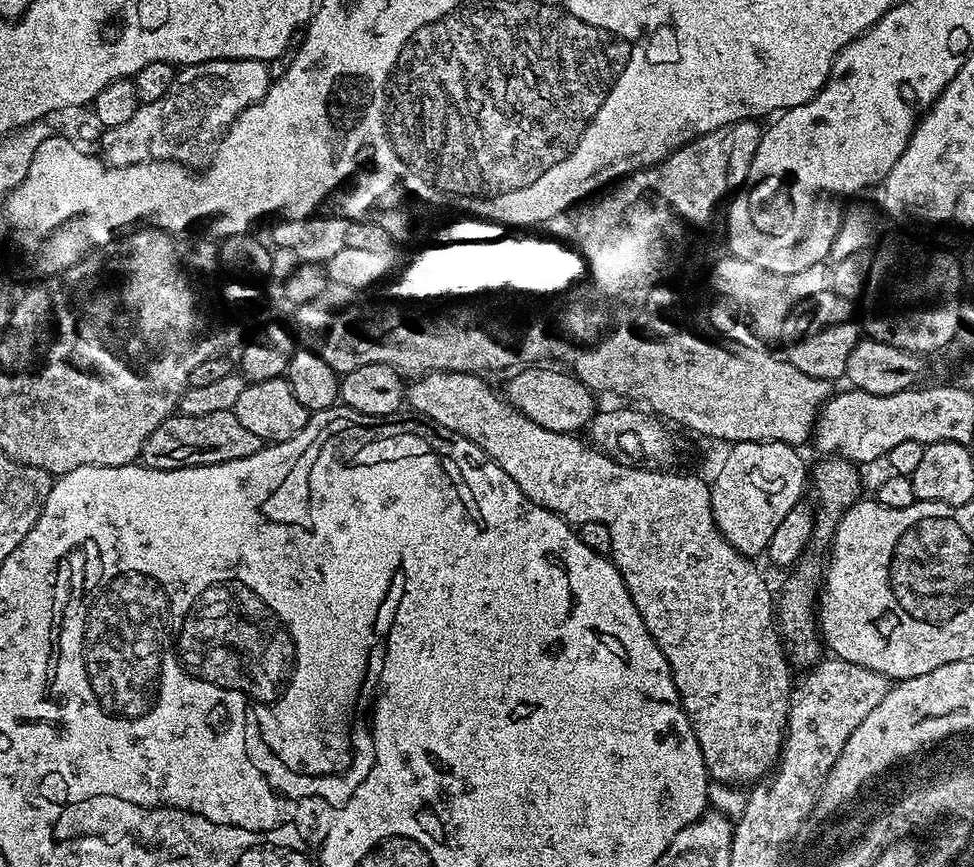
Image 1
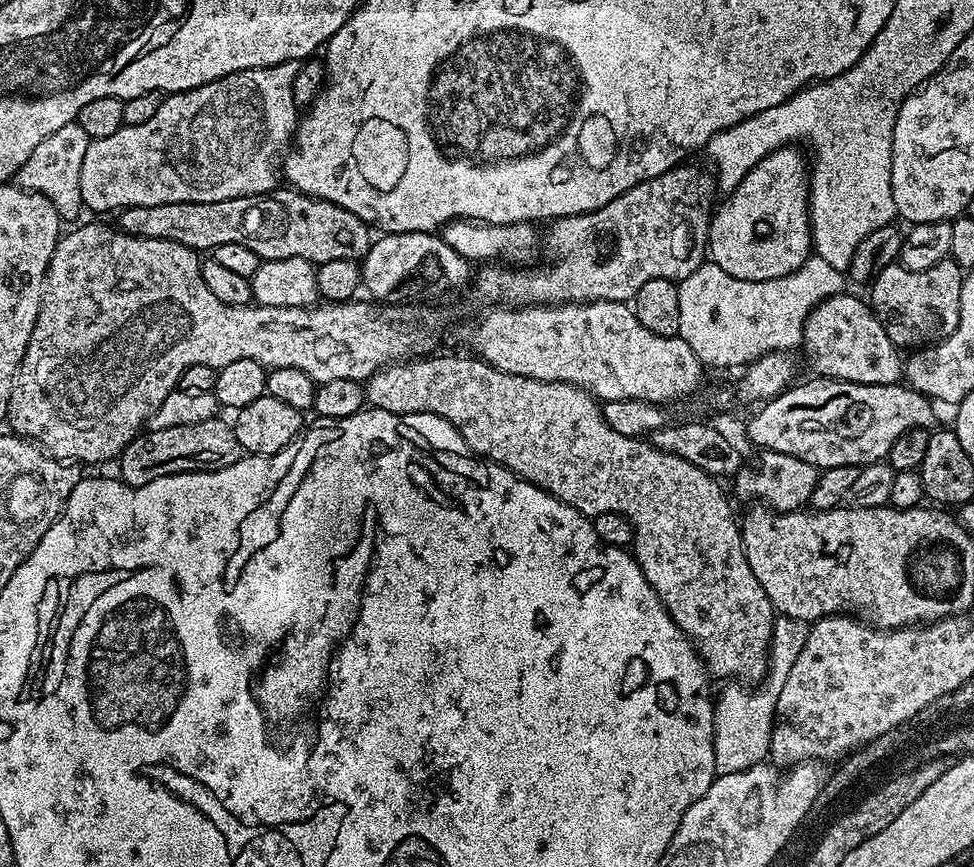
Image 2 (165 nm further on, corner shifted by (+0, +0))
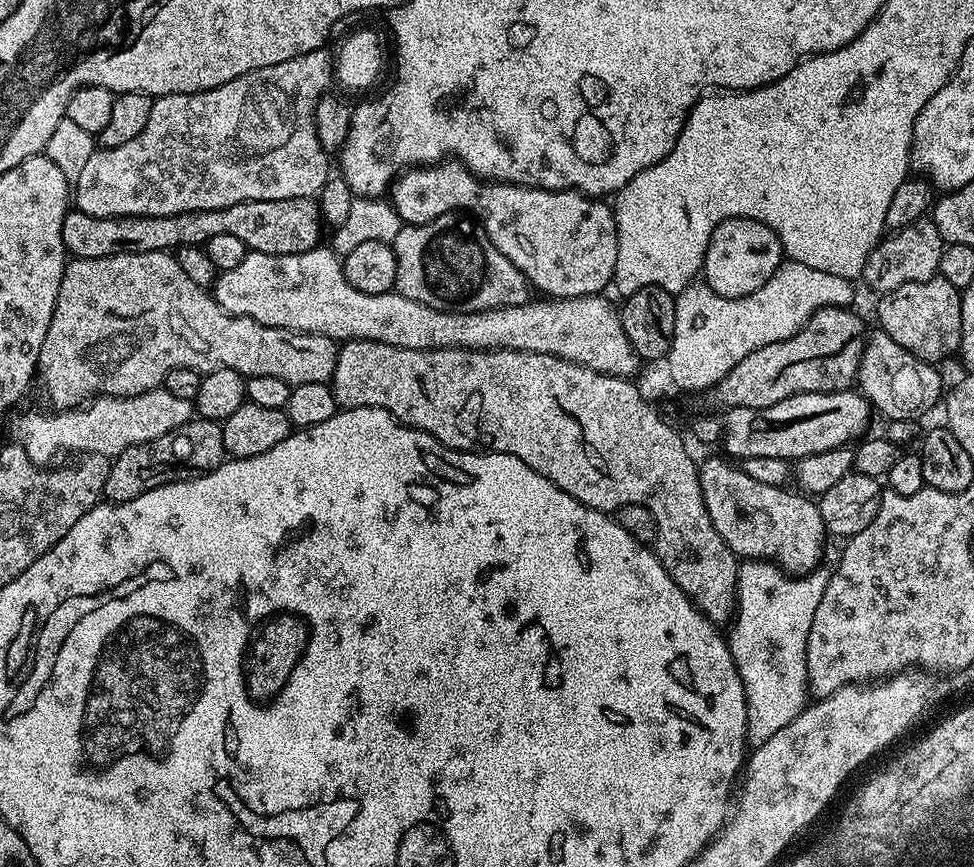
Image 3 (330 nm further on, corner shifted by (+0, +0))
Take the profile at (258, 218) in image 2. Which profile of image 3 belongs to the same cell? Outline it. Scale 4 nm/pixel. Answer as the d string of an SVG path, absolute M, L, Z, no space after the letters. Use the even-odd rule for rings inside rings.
M313 197L282 198L281 200L251 200L238 202L238 206L226 206L222 210L206 210L205 212L183 212L173 216L111 216L98 218L79 210L70 210L66 218L62 218L62 242L64 251L69 257L85 260L86 258L102 258L123 252L167 252L184 248L187 244L202 246L210 238L218 234L230 234L238 238L248 247L249 252L262 254L302 254L311 248L321 247L320 235L326 232L323 215L319 203Z

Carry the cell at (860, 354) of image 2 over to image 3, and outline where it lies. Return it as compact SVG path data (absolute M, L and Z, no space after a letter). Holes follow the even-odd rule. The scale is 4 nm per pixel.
M879 330L869 331L867 333L864 349L862 350L862 362L860 369L856 375L859 391L865 400L873 409L876 408L888 420L914 420L919 421L923 412L928 412L937 404L942 396L942 388L940 392L940 376L935 372L933 365L926 360L920 360L914 354L910 354L902 346L898 346L898 342L894 342L894 338L890 338L890 334Z

